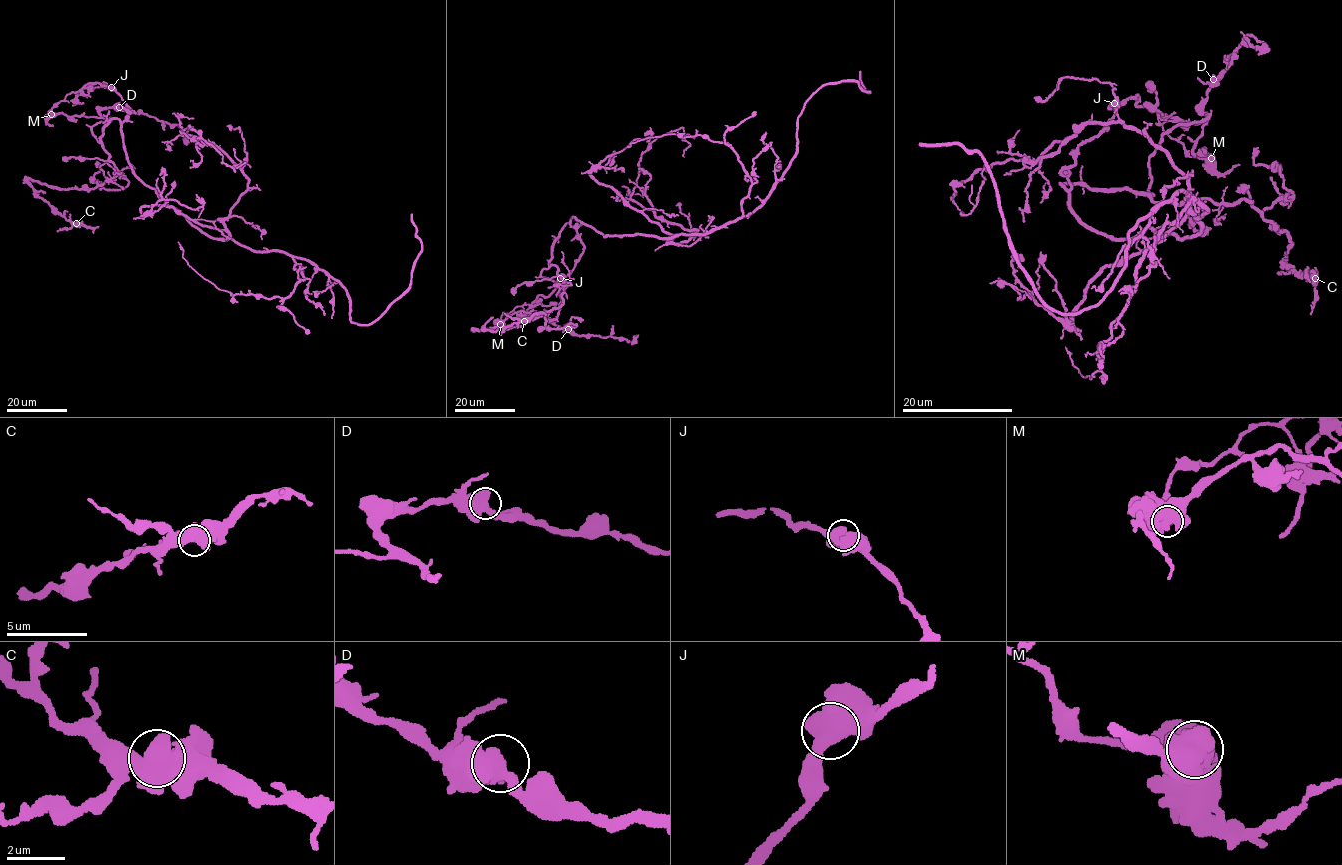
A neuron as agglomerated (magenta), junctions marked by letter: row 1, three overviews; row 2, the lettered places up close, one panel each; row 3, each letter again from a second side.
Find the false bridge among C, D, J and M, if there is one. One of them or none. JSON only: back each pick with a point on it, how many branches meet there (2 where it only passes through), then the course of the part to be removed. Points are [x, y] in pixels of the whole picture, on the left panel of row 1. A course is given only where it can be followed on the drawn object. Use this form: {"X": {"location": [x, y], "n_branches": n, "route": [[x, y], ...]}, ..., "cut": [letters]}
{"M": {"location": [51, 114], "n_branches": 2, "route": [[52, 114], [52, 108], [68, 94], [74, 92], [76, 99], [83, 103]]}, "cut": ["M"]}

